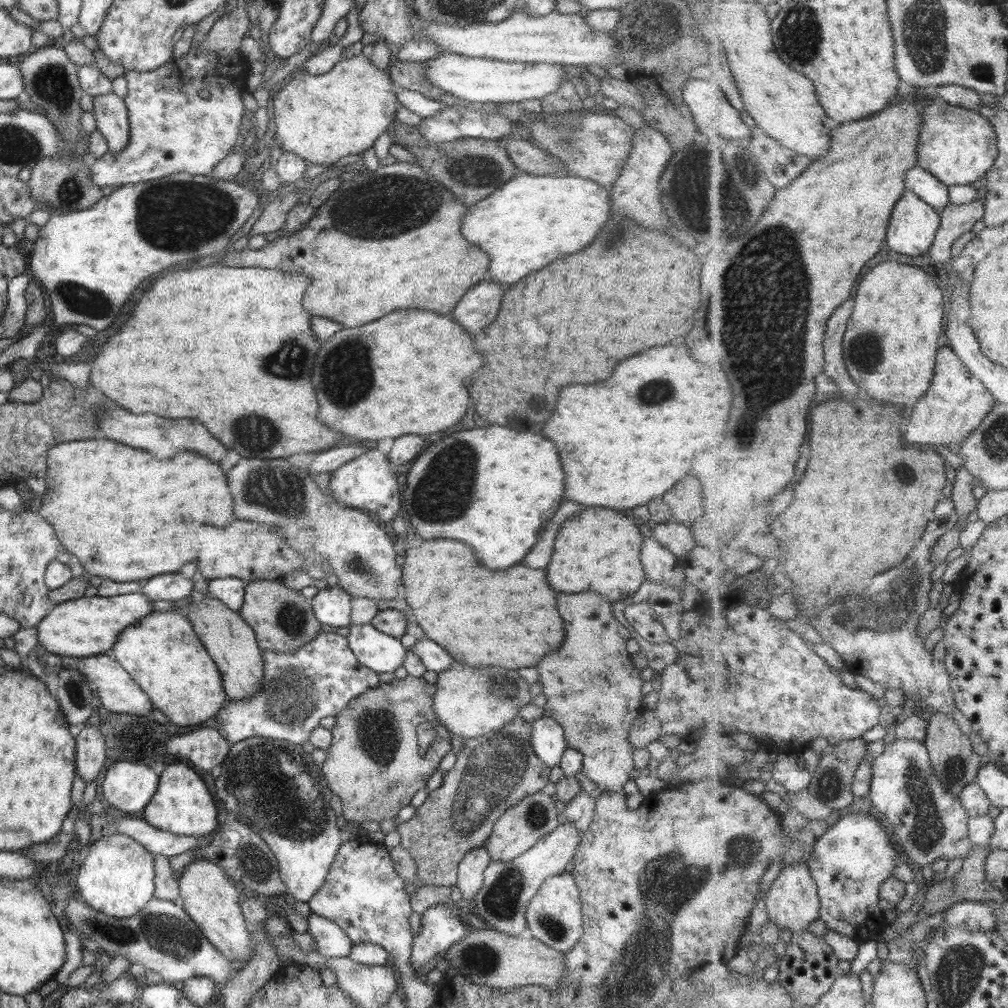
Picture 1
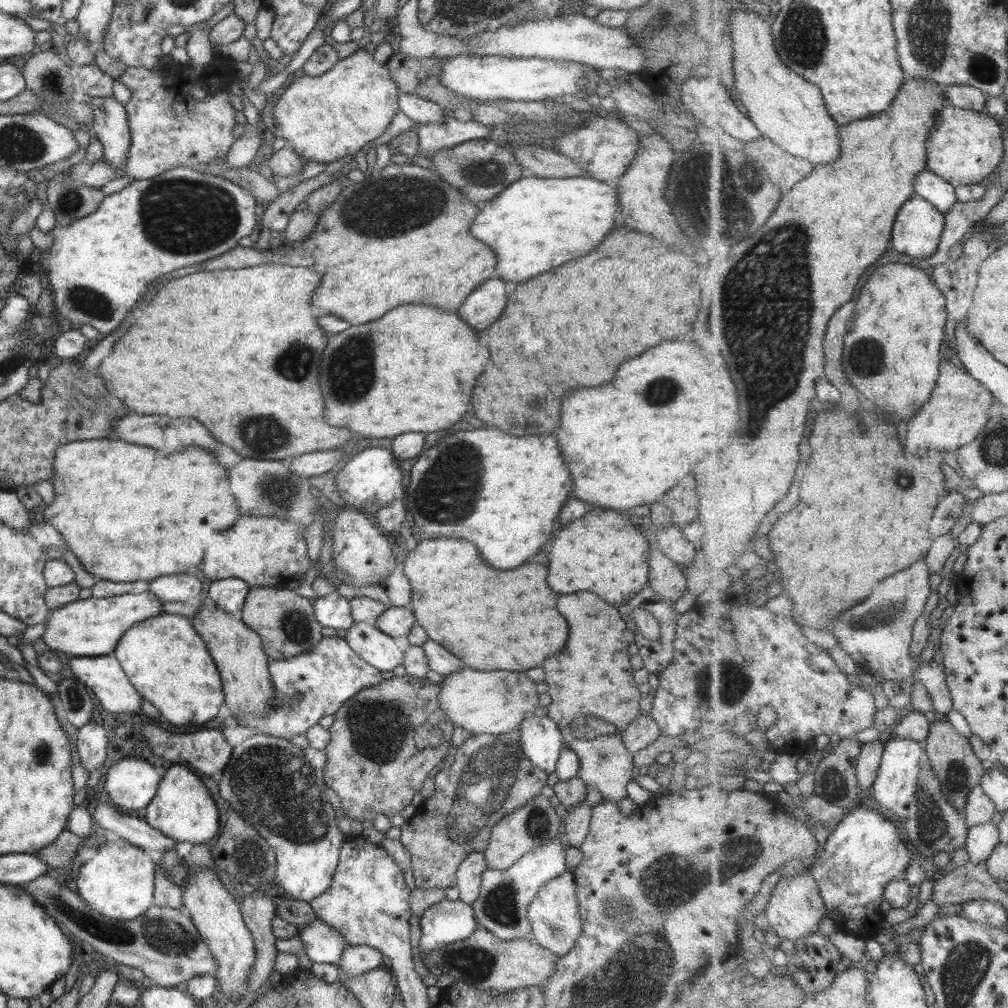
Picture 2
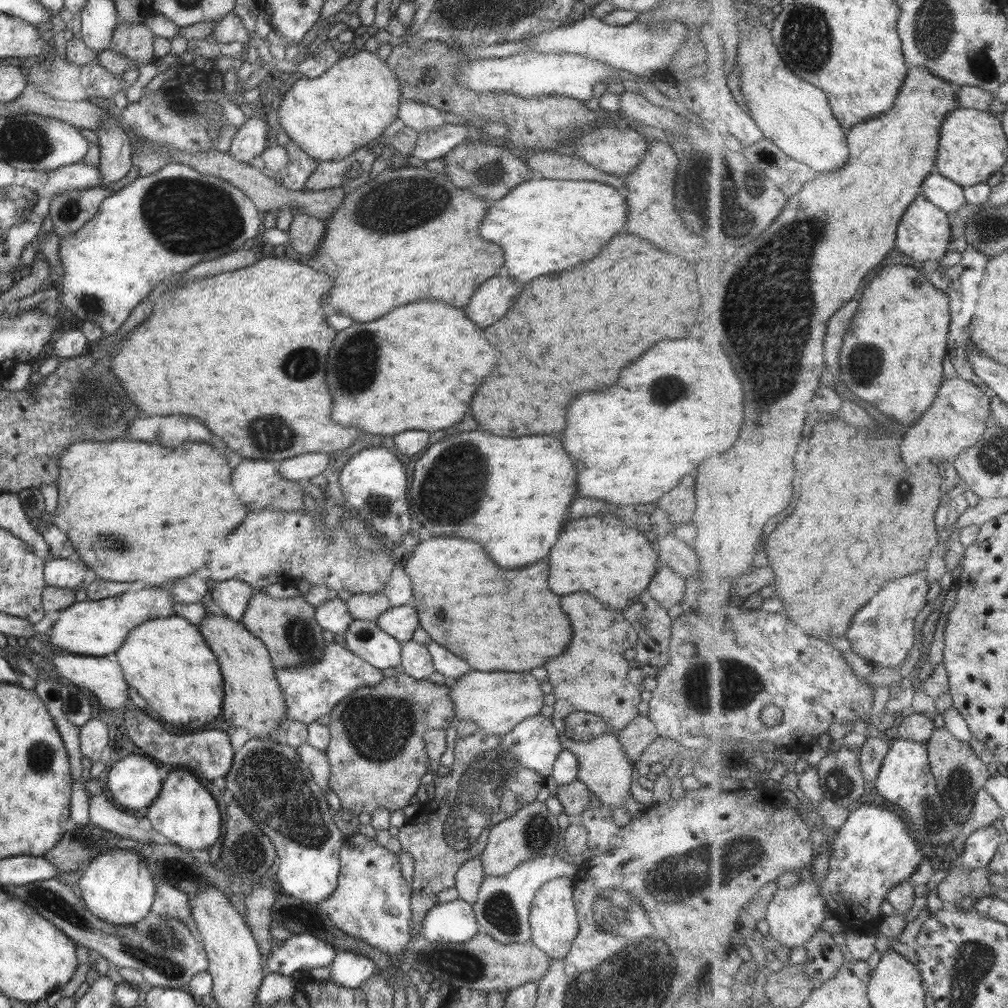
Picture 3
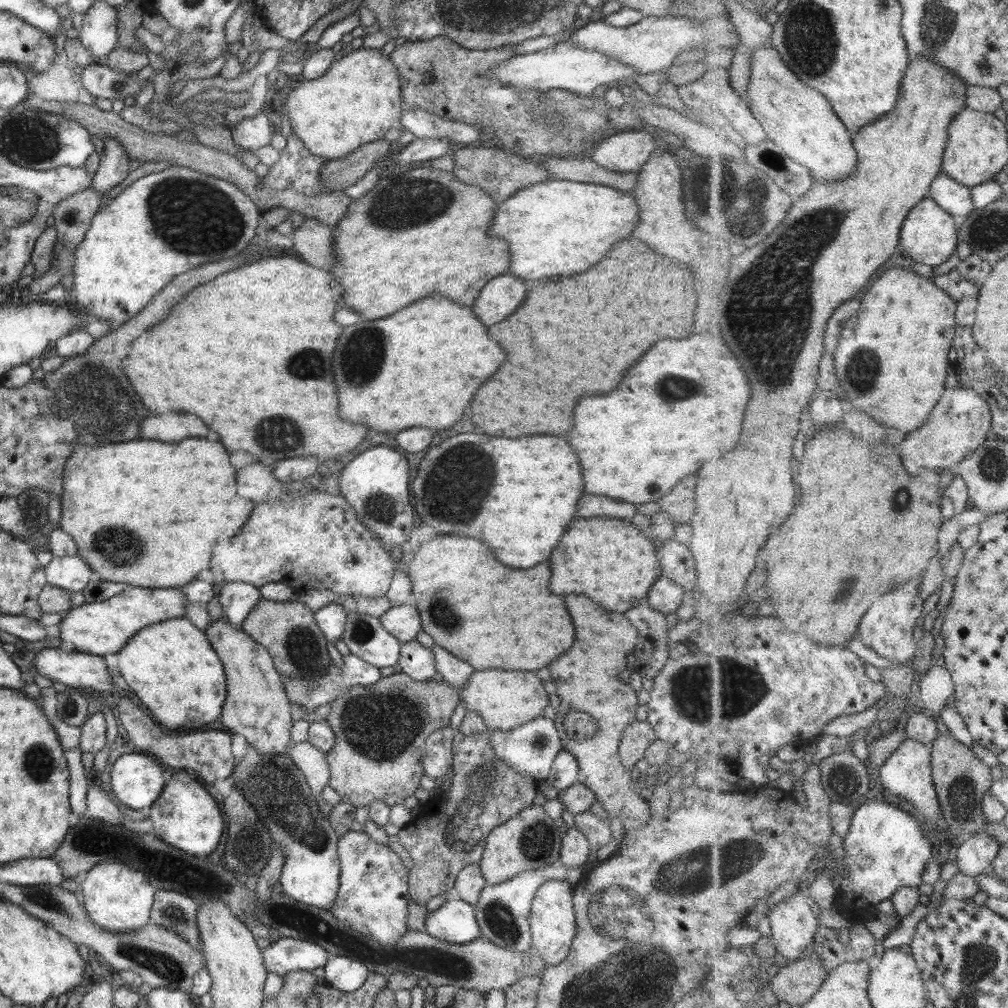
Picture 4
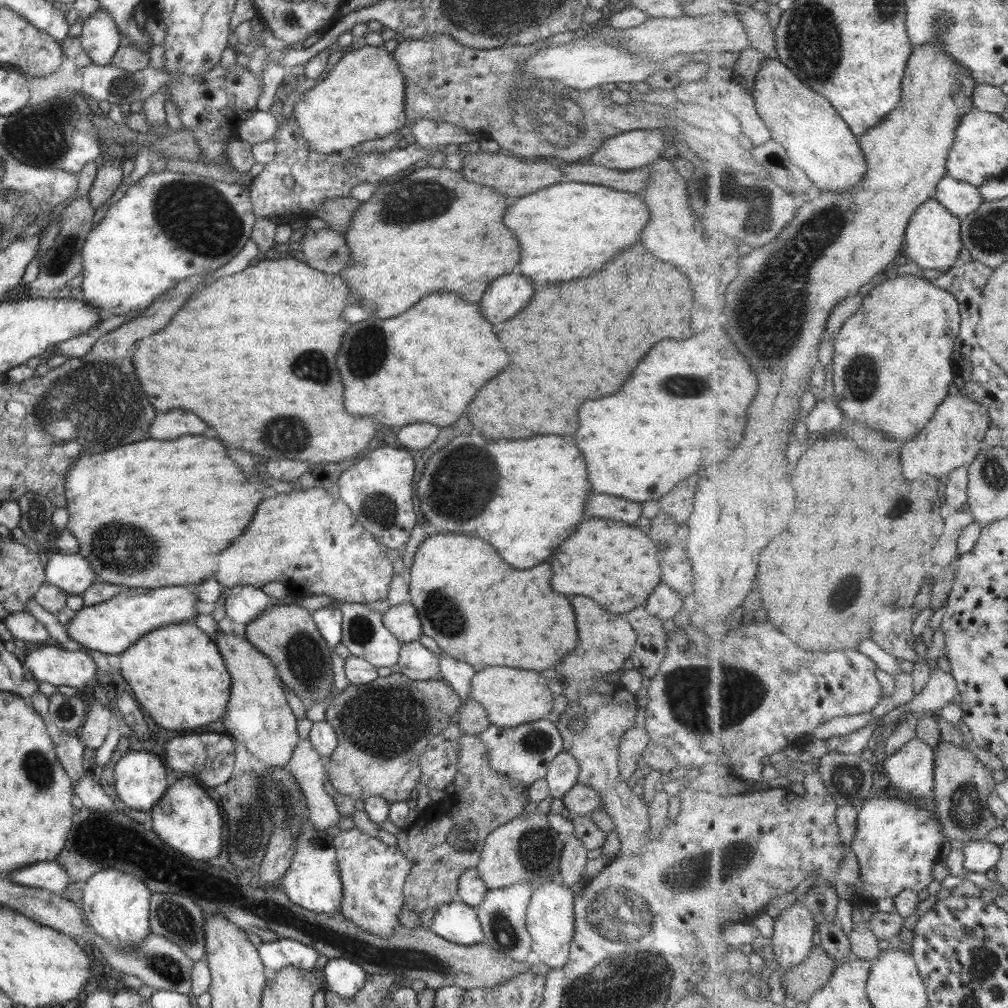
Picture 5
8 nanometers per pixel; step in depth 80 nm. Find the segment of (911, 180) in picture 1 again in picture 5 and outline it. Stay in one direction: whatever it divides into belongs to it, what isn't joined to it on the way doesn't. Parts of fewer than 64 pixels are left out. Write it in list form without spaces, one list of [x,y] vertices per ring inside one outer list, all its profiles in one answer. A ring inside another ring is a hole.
[[[948,174],[940,180],[934,198],[961,217],[975,212],[984,202],[978,186],[955,180]]]

